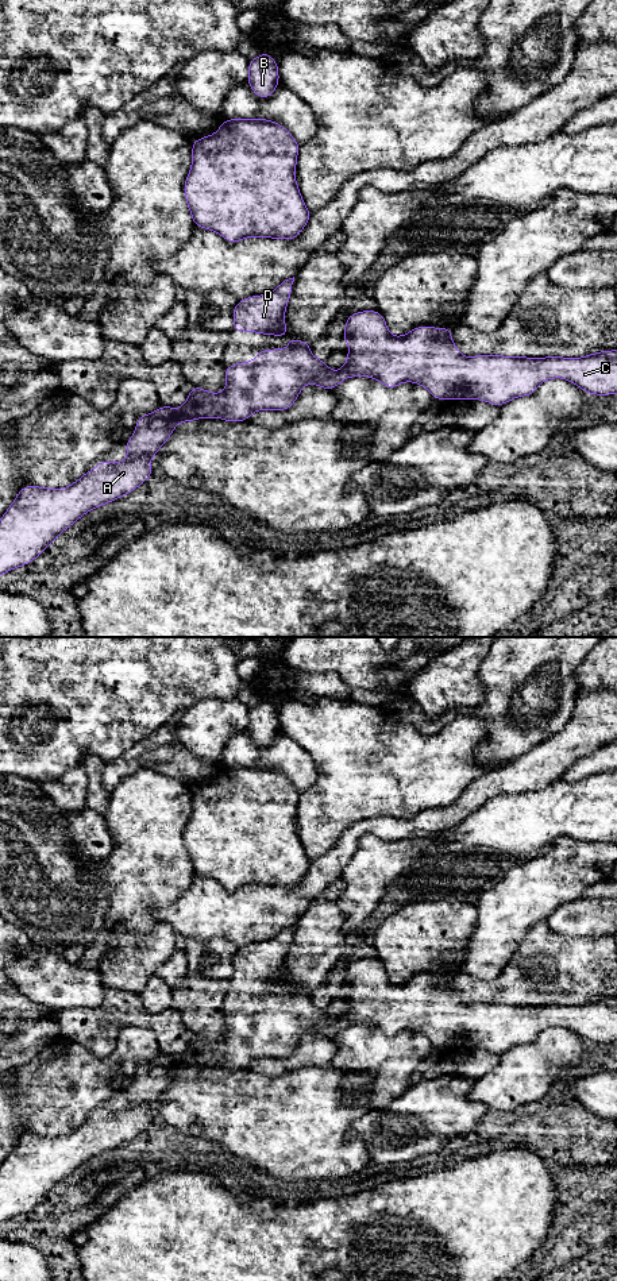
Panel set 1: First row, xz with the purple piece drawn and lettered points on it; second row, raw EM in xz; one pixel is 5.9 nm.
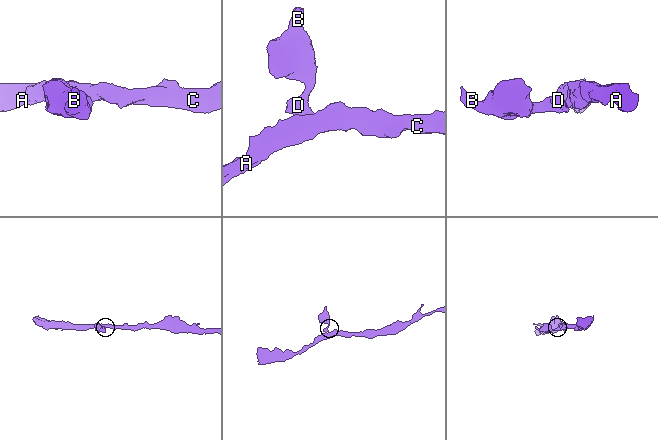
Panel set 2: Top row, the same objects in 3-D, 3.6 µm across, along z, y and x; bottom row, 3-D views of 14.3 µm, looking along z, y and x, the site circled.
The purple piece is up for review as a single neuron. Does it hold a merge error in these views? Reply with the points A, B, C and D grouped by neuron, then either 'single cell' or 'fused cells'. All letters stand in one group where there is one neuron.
groups A B C D; single cell

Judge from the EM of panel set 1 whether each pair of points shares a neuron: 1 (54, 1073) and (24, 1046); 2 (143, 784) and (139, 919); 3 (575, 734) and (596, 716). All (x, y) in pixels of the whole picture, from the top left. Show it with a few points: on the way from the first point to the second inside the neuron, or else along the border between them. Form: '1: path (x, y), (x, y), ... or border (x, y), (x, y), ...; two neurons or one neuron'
1: border (60, 1040), (16, 1067); two neurons
2: path (143, 818), (143, 872), (139, 876), (139, 886); one neuron
3: path (581, 730), (590, 721); one neuron

